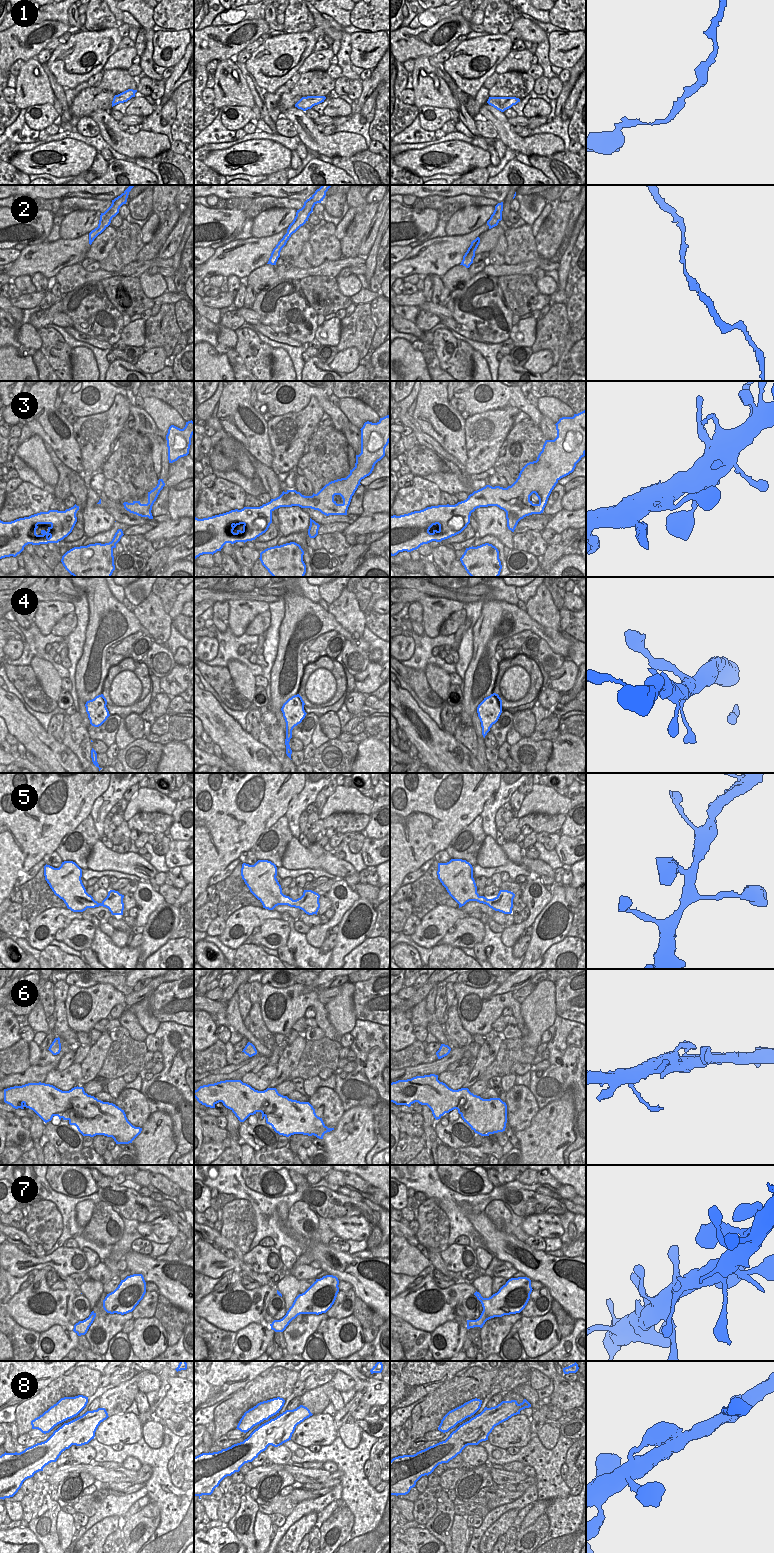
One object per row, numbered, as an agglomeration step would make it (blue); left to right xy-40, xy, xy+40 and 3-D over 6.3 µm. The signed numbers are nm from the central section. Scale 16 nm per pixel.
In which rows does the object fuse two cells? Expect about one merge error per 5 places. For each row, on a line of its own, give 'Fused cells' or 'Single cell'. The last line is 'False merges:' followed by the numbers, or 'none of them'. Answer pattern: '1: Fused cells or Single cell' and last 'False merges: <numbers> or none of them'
1: Single cell
2: Single cell
3: Single cell
4: Single cell
5: Single cell
6: Single cell
7: Single cell
8: Single cell
False merges: none of them.

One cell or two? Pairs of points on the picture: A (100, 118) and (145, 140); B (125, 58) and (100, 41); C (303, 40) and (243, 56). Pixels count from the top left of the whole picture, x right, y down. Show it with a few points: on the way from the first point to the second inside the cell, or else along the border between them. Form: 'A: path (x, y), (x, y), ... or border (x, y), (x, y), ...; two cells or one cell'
A: path (111, 128), (123, 140), (134, 140); one cell
B: border (118, 49), (108, 58), (102, 70); two cells
C: border (251, 53), (244, 62); two cells

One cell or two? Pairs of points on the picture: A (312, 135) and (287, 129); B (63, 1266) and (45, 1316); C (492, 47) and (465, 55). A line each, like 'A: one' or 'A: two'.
A: two
B: two
C: one

